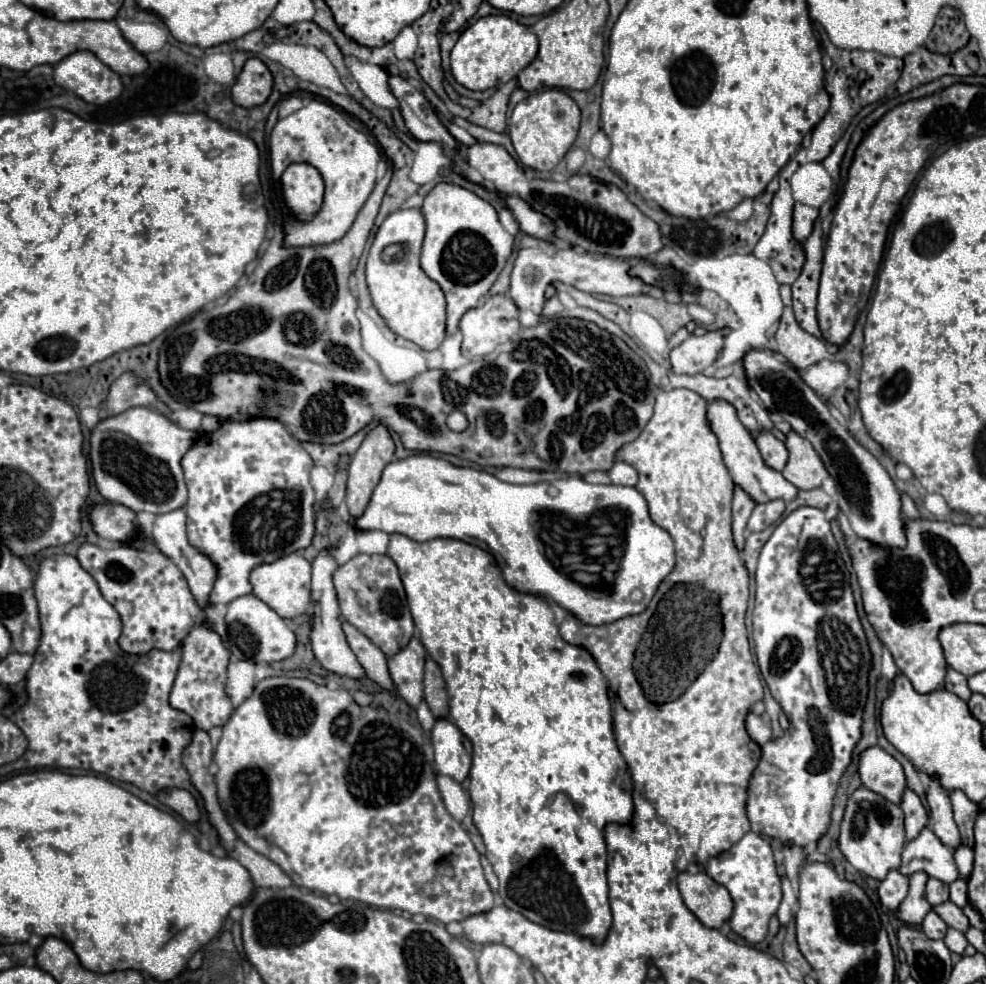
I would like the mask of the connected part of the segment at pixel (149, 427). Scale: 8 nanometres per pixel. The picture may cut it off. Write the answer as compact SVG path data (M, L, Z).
M131 407L117 417L101 421L93 429L89 441L93 479L99 493L111 503L155 515L183 507L187 503L187 487L183 481L181 457L193 445L193 437L193 431L181 429L149 407Z

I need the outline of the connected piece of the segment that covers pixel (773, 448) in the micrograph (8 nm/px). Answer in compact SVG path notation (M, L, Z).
M773 433L771 435L759 435L759 439L755 439L765 463L775 469L775 471L783 471L783 467L787 465L789 459L789 451L785 447L783 441L779 441Z

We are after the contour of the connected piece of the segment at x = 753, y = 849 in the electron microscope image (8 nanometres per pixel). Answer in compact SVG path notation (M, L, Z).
M749 831L729 851L711 857L707 861L705 871L711 879L715 879L719 885L723 885L733 899L733 913L727 919L729 929L753 945L761 943L769 933L769 919L777 913L777 907L783 899L781 877L775 869L773 849L771 849L769 841L763 839L761 835Z

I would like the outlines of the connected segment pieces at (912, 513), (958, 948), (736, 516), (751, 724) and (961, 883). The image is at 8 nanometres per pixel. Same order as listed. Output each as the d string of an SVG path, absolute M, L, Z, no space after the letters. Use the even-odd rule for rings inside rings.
M901 493L901 513L903 513L903 517L907 517L907 519L917 519L917 517L921 517L919 511L917 511L917 507L915 507L915 503L913 503L913 499L911 499L907 493Z
M949 929L949 931L947 931L945 943L947 943L947 947L949 947L953 953L959 953L959 955L963 955L963 953L965 953L965 947L969 945L967 939L965 939L965 935L963 935L961 931L955 931L955 929Z
M735 487L735 497L733 497L733 537L735 537L735 547L741 551L745 545L745 525L755 507L755 501L749 499L749 495L741 489Z
M755 713L747 715L747 733L759 745L765 745L771 739L771 727L769 727L769 723L763 717L755 715Z
M957 879L955 883L949 885L951 887L951 901L957 907L965 907L969 903L969 895L967 895L967 881L965 879Z

